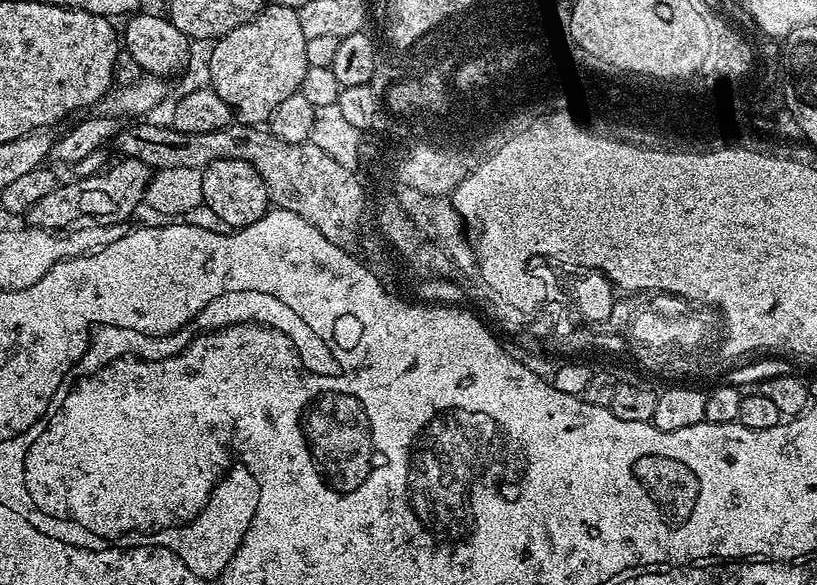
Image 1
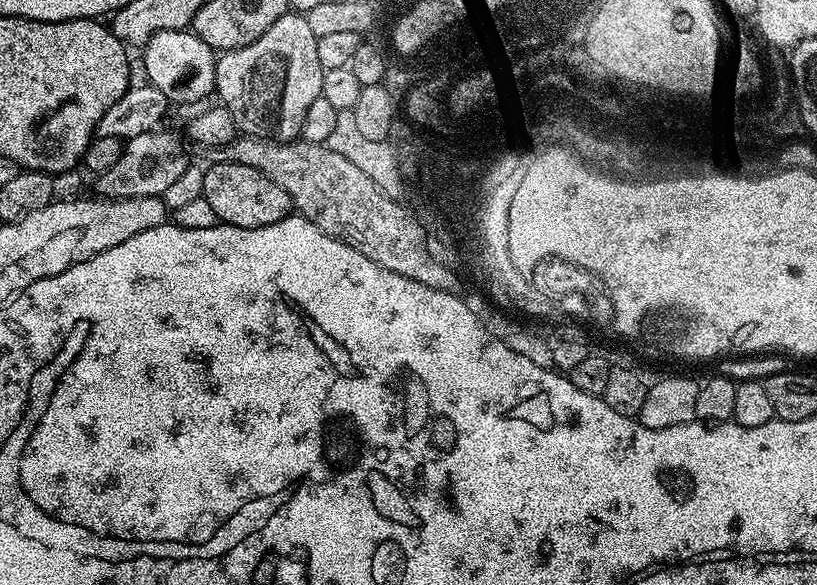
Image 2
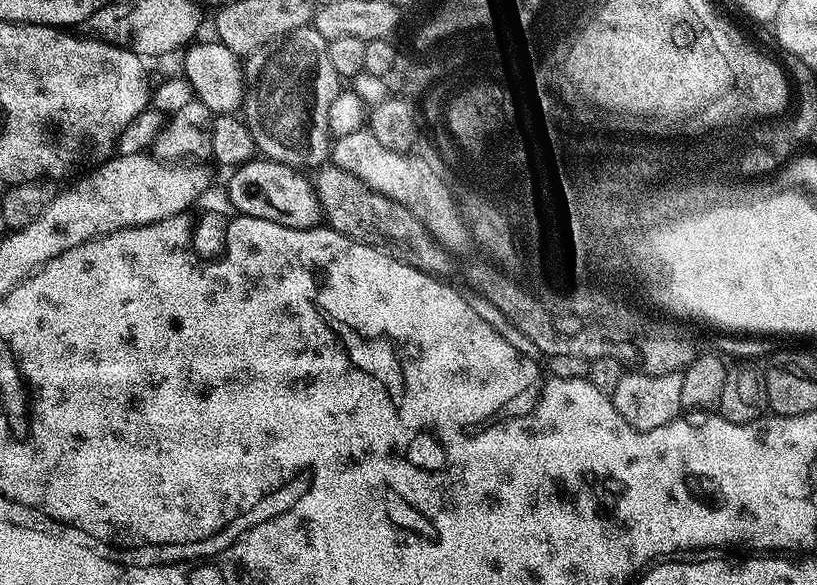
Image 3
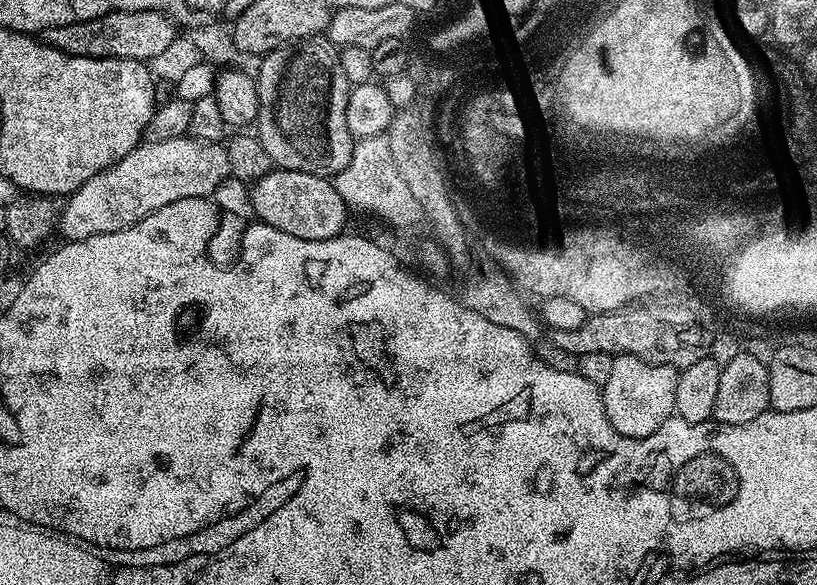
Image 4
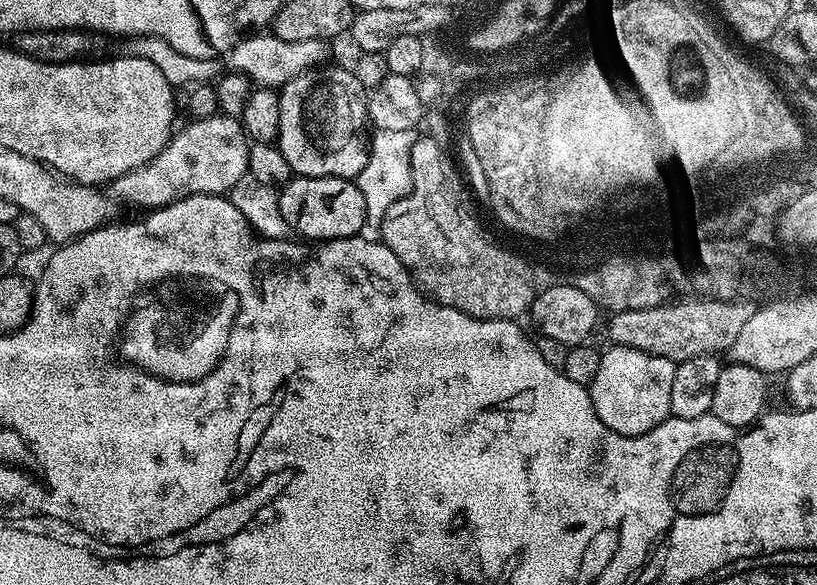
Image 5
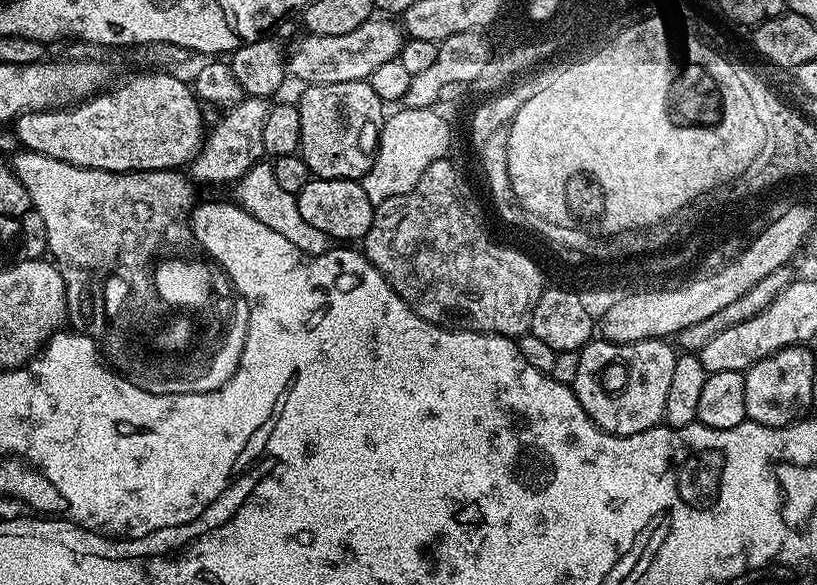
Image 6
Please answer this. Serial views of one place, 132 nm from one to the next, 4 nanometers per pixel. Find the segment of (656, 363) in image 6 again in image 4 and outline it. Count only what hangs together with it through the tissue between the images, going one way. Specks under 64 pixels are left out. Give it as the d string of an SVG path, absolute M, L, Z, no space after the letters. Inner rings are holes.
M617 355L613 362L610 378L602 387L606 418L618 434L635 440L646 438L658 430L675 411L675 395L678 389L680 372L668 365L651 365L642 358Z

